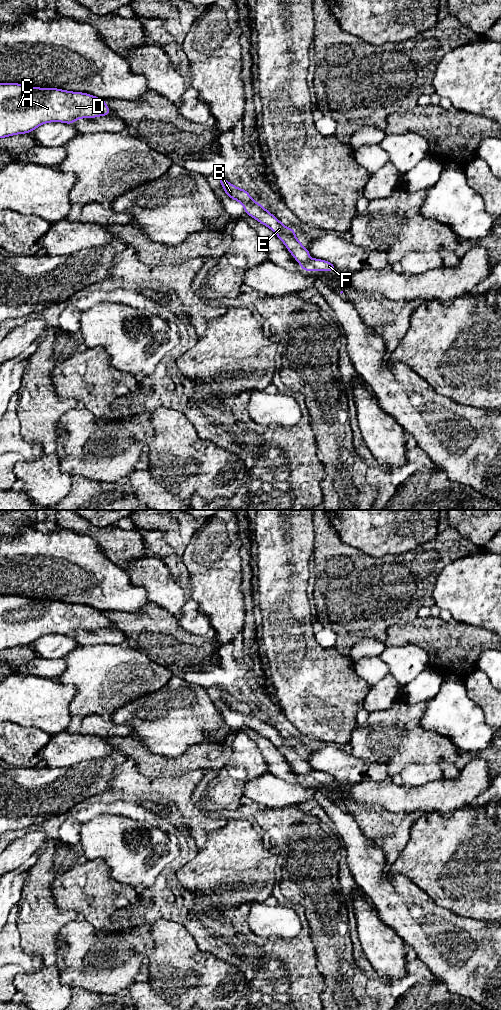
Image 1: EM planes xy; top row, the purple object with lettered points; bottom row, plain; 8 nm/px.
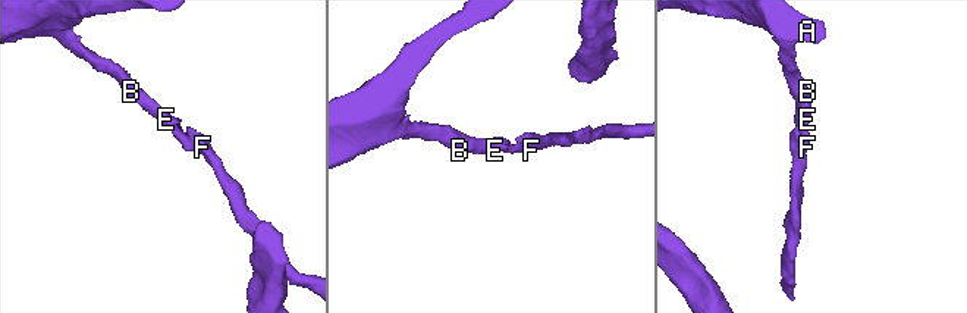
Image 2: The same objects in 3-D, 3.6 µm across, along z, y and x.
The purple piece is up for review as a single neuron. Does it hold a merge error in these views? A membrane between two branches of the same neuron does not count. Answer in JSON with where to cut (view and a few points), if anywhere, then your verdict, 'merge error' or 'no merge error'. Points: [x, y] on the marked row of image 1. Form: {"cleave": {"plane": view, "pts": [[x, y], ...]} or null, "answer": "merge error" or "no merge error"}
{"cleave": null, "answer": "no merge error"}

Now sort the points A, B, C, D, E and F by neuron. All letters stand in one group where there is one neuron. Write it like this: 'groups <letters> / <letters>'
groups A B C D E F

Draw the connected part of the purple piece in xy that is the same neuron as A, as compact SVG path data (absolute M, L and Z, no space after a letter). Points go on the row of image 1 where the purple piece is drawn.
M0 83L0 138L31 133L50 122L73 124L77 119L111 114L105 99L88 93L40 88L19 83Z

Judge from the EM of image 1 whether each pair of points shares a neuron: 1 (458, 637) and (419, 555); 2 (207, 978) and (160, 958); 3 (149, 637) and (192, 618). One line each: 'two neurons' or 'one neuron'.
1: two neurons
2: one neuron
3: two neurons

